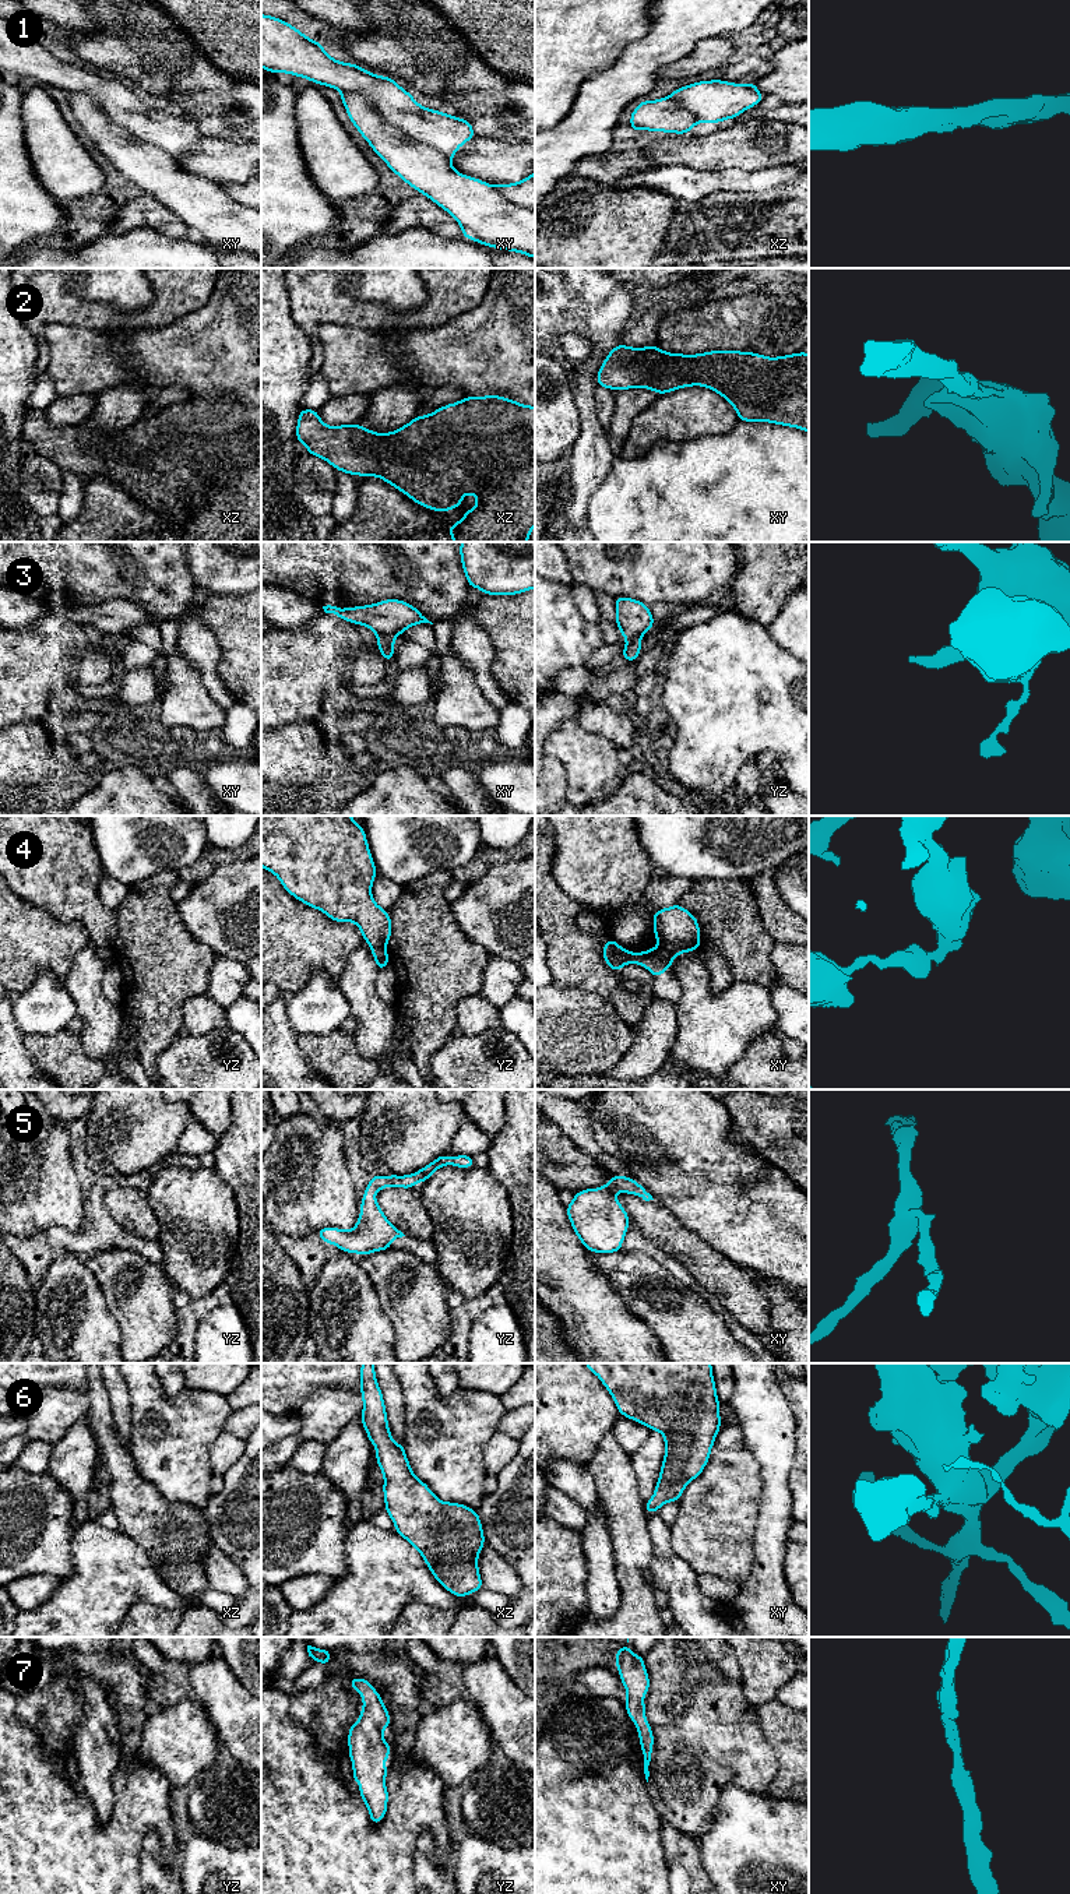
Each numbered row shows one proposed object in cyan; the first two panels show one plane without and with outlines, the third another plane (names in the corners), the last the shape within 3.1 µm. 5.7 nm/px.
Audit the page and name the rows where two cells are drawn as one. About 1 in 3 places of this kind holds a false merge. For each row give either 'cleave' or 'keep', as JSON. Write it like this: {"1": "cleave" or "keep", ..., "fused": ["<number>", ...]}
{"1": "keep", "2": "keep", "3": "cleave", "4": "cleave", "5": "keep", "6": "keep", "7": "keep", "fused": ["3", "4"]}

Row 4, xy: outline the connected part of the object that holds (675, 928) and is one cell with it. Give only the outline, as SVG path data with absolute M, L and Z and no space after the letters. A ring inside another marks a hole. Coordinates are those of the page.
M679 904L652 913L652 923L658 946L673 955L696 951L701 946L697 918Z

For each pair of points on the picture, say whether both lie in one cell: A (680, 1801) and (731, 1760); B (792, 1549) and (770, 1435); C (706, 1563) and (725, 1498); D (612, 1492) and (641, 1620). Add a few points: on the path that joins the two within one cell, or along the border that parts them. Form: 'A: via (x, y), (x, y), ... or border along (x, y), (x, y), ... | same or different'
A: via (693, 1788), (718, 1763) | same
B: border along (788, 1541), (784, 1574) | different
C: via (710, 1546), (714, 1539), (718, 1514) | same
D: via (626, 1524), (630, 1538), (630, 1579), (634, 1588) | same

